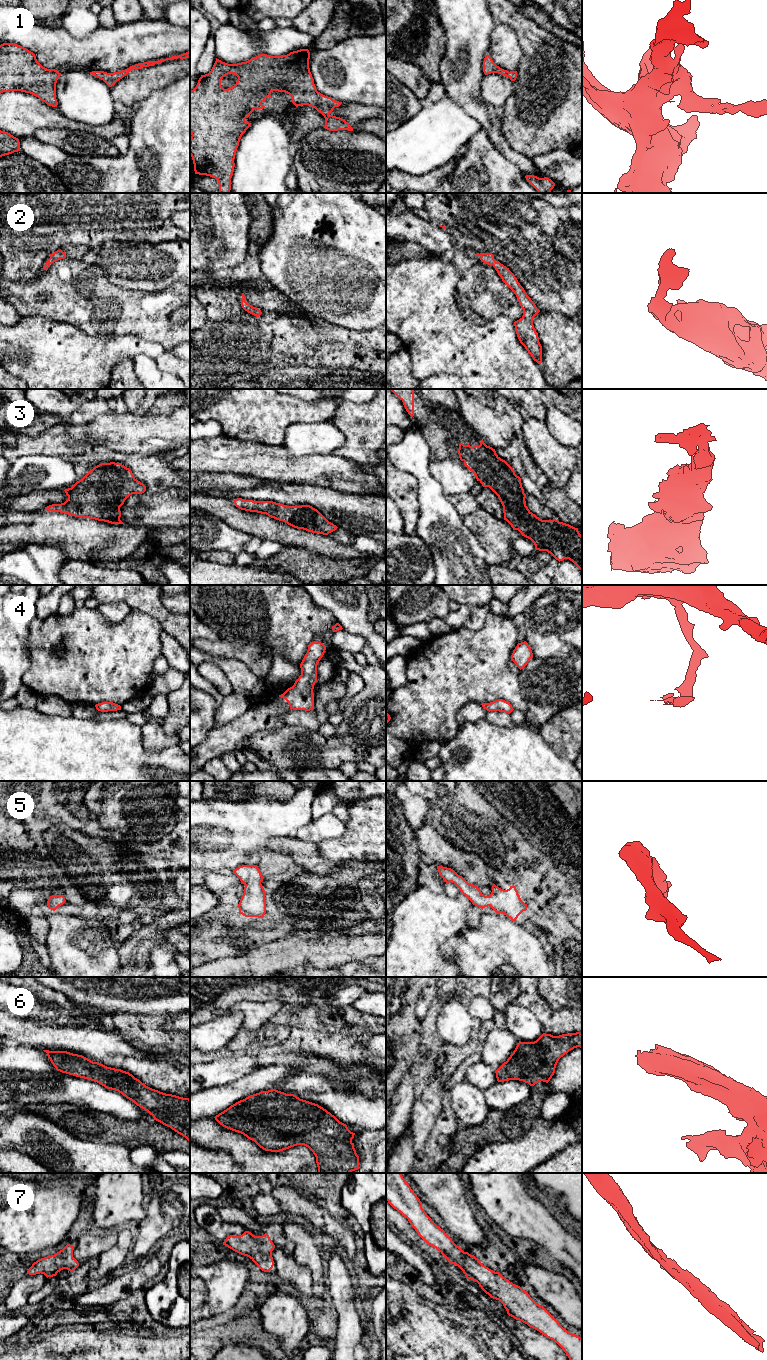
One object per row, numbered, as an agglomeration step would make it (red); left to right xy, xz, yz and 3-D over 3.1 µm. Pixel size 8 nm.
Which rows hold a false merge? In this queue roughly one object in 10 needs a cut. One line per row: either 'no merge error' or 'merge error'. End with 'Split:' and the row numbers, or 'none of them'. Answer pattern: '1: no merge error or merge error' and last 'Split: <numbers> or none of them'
1: no merge error
2: no merge error
3: no merge error
4: no merge error
5: no merge error
6: no merge error
7: no merge error
Split: none of them

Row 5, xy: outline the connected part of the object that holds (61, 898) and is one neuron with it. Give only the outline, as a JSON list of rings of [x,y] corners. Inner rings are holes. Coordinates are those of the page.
[[[53,895],[50,896],[47,901],[47,906],[49,909],[55,911],[59,906],[66,902],[64,895]]]

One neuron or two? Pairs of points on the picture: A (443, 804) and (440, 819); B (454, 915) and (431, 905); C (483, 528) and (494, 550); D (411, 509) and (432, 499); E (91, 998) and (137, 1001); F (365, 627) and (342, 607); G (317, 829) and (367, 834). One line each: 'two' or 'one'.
A: one
B: one
C: one
D: two
E: one
F: one
G: two

